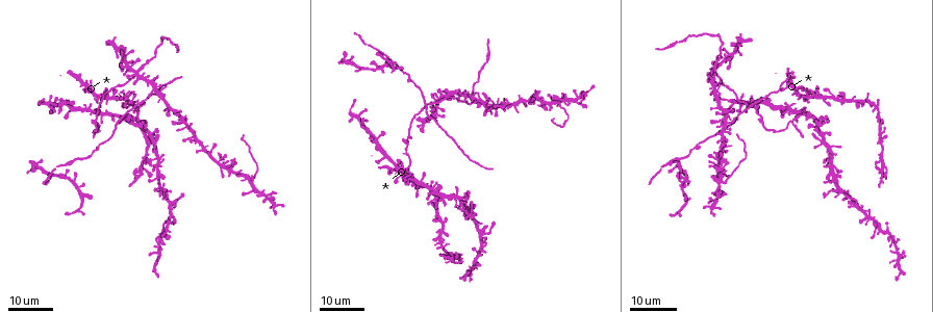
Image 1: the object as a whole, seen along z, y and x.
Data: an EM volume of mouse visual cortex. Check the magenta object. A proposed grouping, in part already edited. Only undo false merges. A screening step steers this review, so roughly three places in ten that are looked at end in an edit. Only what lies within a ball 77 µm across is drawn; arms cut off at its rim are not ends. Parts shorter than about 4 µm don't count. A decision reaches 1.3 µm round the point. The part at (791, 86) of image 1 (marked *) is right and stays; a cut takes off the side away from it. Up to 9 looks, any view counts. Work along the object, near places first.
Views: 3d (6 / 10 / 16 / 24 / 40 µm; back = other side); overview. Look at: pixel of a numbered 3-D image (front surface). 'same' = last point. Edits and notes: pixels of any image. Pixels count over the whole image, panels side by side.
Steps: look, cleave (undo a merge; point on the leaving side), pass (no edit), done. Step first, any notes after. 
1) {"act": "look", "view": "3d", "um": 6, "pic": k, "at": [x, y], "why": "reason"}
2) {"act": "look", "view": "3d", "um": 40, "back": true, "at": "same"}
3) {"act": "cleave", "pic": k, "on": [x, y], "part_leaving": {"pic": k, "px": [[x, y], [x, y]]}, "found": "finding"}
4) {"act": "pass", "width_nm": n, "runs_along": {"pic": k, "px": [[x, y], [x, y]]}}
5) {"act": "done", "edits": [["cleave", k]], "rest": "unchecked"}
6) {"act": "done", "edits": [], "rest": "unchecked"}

{"act": "look", "view": "3d", "um": 24, "pic": 1, "at": [559, 103], "why": "four arms meet"}

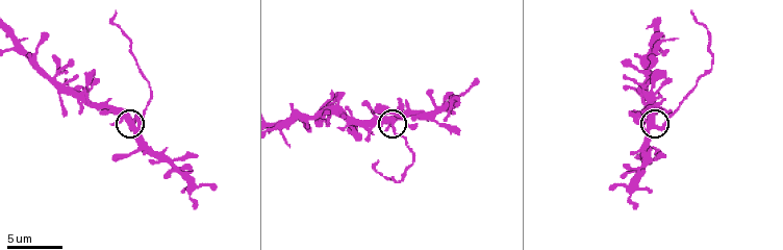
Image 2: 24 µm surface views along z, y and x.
{"act": "look", "view": "3d", "um": 10, "pic": 2, "at": [651, 126]}

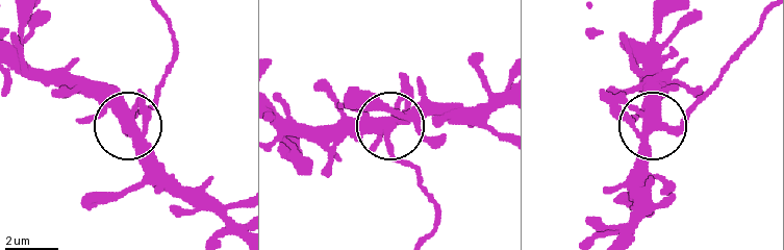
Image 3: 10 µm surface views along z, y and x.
{"act": "cleave", "pic": 3, "on": [411, 164], "side_arm_um": 11, "arms": 4, "found": "two neurons meet here"}

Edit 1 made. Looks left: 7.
{"act": "look", "view": "3d", "um": 16, "pic": 2, "at": [630, 184], "why": "sudden change in width"}

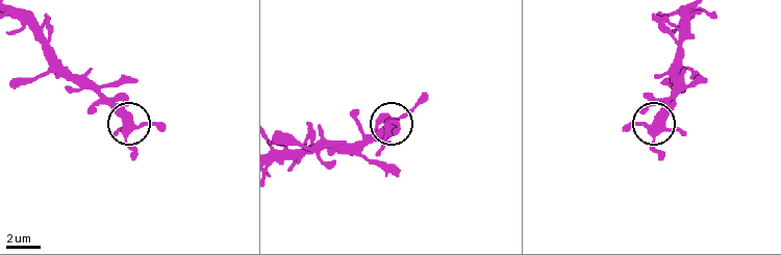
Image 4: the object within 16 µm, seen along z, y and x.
{"act": "pass", "runs_along": {"pic": 4, "px": [[18, 19], [126, 119], [162, 126]]}, "found": "continuous, no second neuron"}

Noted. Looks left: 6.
{"act": "look", "view": "3d", "um": 16, "pic": 1, "at": [138, 72], "why": "four or more arms meet"}

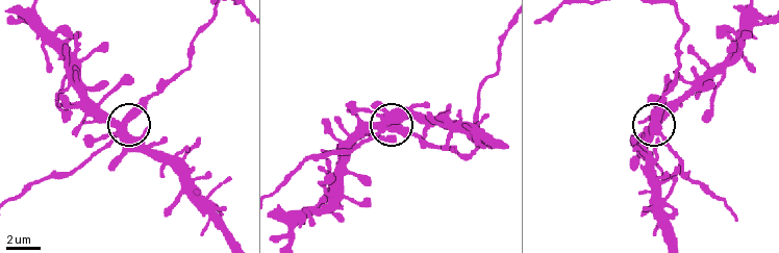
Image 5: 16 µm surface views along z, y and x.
{"act": "look", "view": "3d", "um": 10, "pic": 5, "at": [123, 127]}

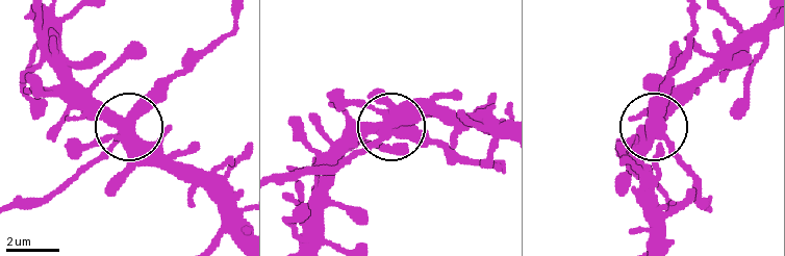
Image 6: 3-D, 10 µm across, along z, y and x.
{"act": "cleave", "pic": 6, "on": [104, 155], "arms": 5, "part_leaving": {"pic": 6, "px": [[124, 129], [59, 187], [19, 201]]}, "found": "a second neuron is stuck on"}

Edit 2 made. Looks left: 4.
{"act": "look", "view": "3d", "um": 16, "pic": 1, "at": [124, 98], "why": "four or more arms meet"}

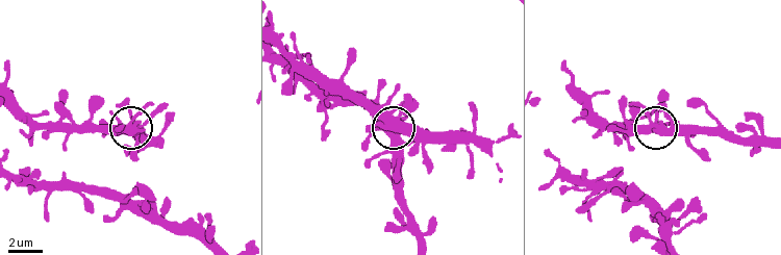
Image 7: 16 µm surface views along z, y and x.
{"act": "look", "view": "3d", "um": 6, "pic": 7, "at": [131, 123]}

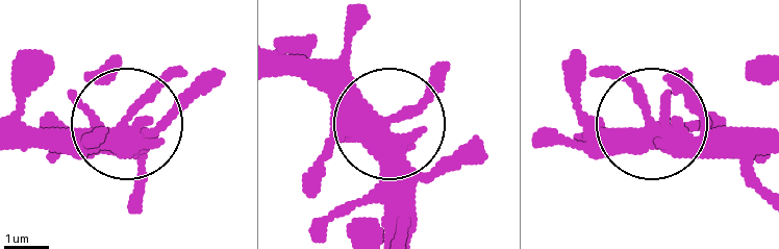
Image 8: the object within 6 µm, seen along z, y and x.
{"act": "look", "view": "3d", "um": 6, "back": true, "pic": 8, "at": [119, 130]}

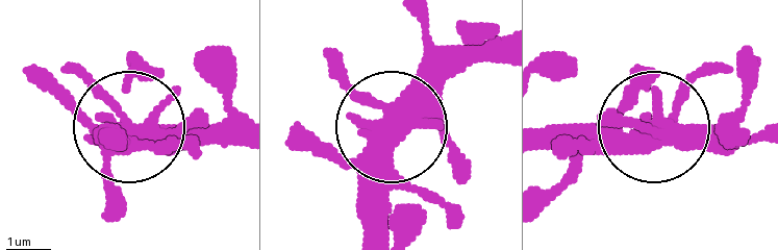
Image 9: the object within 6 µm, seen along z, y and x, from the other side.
{"act": "pass", "arms": 5, "runs_along": {"pic": 9, "px": [[495, 42], [461, 56], [398, 124], [383, 169], [383, 235]]}, "found": "all the same neuron"}

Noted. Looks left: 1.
{"act": "done", "edits": [["cleave", 3], ["cleave", 6]], "rest": "unchecked"}

